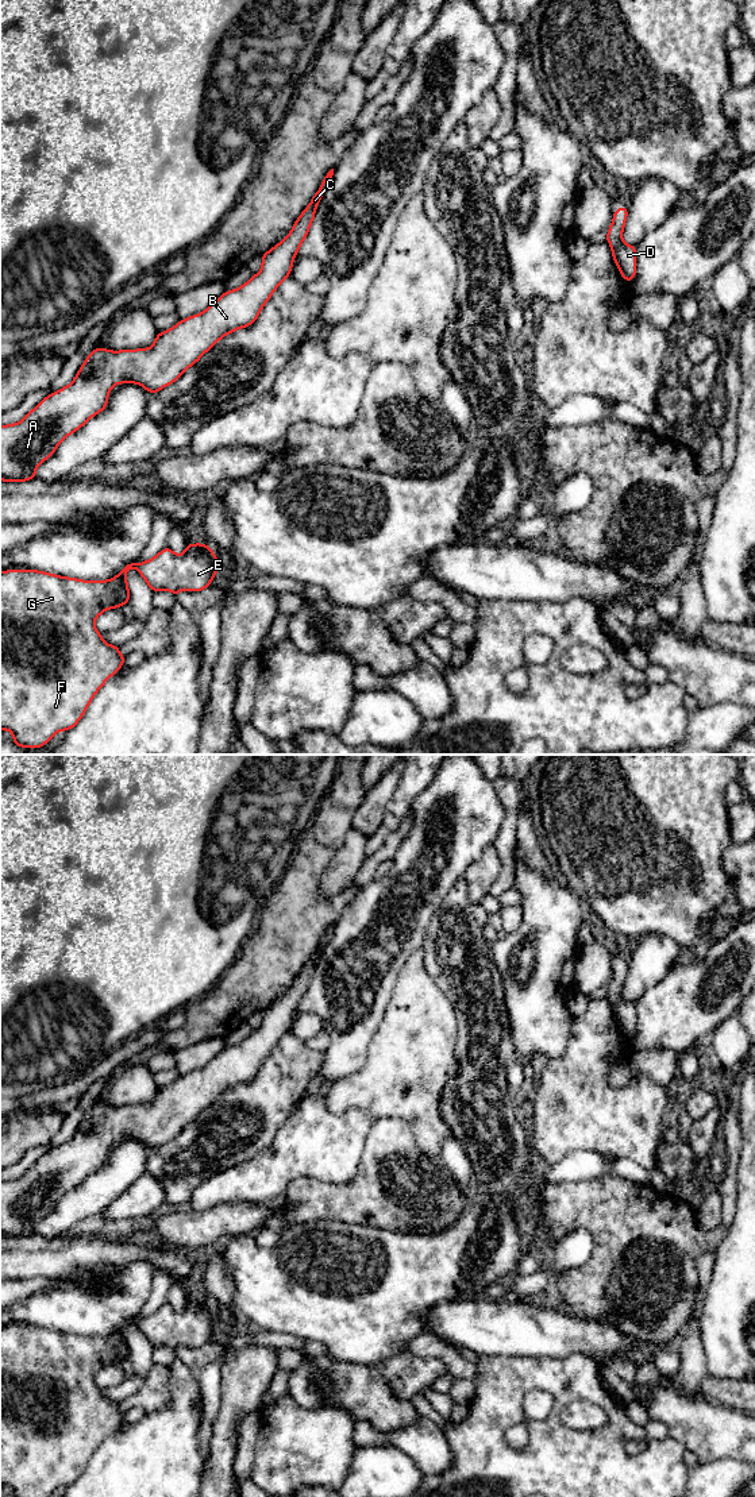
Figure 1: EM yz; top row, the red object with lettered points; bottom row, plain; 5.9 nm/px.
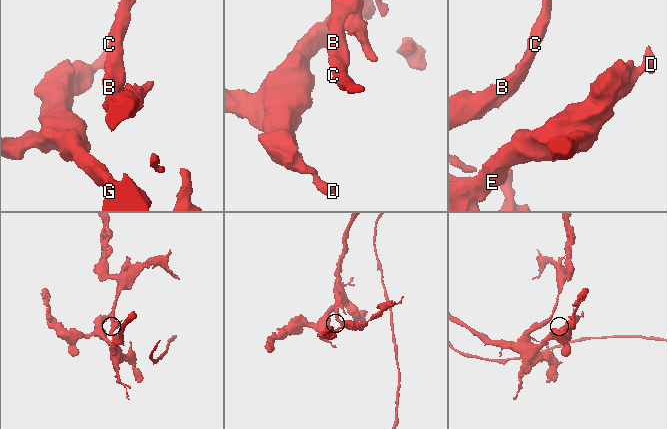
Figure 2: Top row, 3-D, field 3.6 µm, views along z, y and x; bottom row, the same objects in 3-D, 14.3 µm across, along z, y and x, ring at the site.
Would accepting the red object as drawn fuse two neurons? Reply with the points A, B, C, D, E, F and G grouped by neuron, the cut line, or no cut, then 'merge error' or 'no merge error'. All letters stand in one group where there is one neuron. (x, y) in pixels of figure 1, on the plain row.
A B C D E F G; no cut; no merge error

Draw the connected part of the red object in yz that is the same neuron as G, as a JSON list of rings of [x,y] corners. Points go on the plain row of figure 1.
[[[186,1300],[182,1311],[165,1303],[153,1315],[140,1320],[127,1319],[109,1336],[81,1336],[36,1326],[0,1328],[0,1486],[9,1486],[14,1497],[50,1497],[59,1486],[68,1488],[82,1474],[90,1457],[103,1440],[124,1421],[118,1401],[109,1401],[95,1384],[95,1376],[105,1366],[128,1359],[126,1330],[136,1324],[151,1347],[201,1347],[211,1342],[219,1326],[217,1312],[209,1301]]]

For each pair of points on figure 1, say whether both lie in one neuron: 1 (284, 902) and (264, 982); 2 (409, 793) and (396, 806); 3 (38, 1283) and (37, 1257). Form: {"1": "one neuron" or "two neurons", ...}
{"1": "one neuron", "2": "one neuron", "3": "two neurons"}

